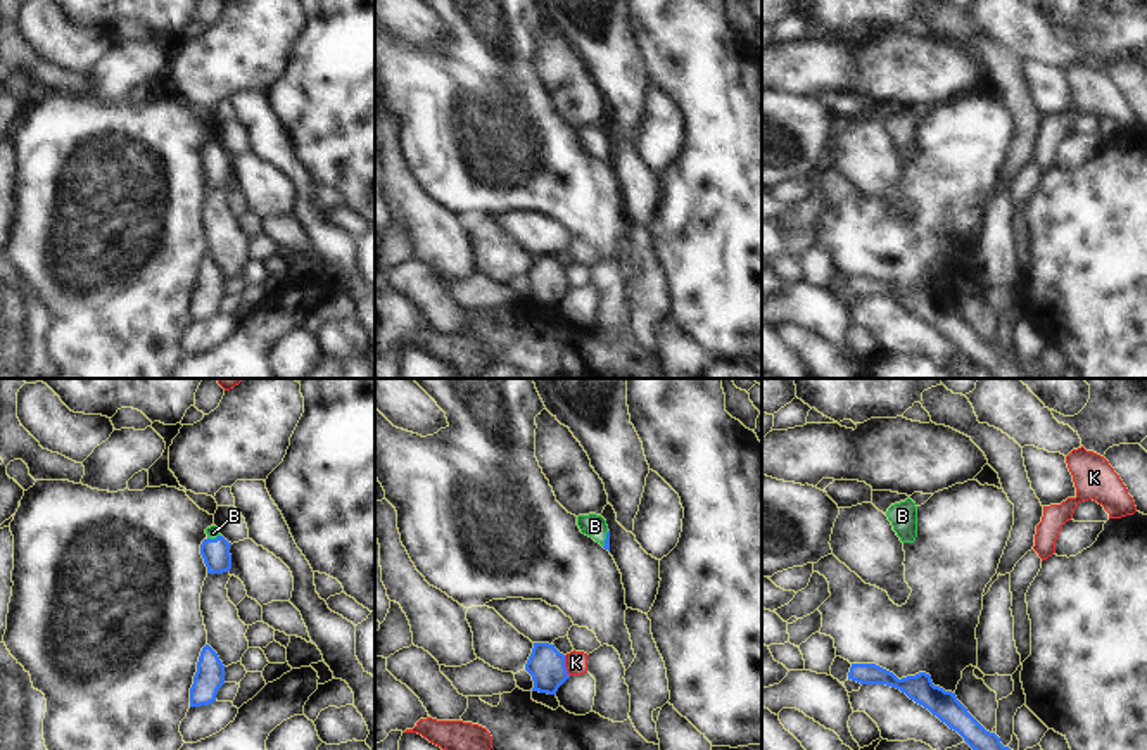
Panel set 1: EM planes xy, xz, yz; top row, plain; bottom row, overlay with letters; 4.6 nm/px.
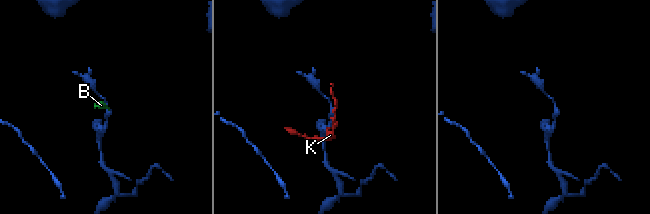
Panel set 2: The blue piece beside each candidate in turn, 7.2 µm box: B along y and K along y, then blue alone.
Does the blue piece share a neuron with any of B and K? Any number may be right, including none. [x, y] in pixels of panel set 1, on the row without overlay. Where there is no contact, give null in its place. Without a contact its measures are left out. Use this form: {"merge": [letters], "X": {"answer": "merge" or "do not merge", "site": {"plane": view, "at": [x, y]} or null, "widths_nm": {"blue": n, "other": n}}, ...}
{"merge": ["B"], "B": {"answer": "merge", "site": {"plane": "xz", "at": [605, 152]}, "widths_nm": {"blue": 30, "other": 110}}, "K": {"answer": "do not merge", "site": {"plane": "xz", "at": [563, 279]}, "widths_nm": {"blue": 170, "other": 110}}}

